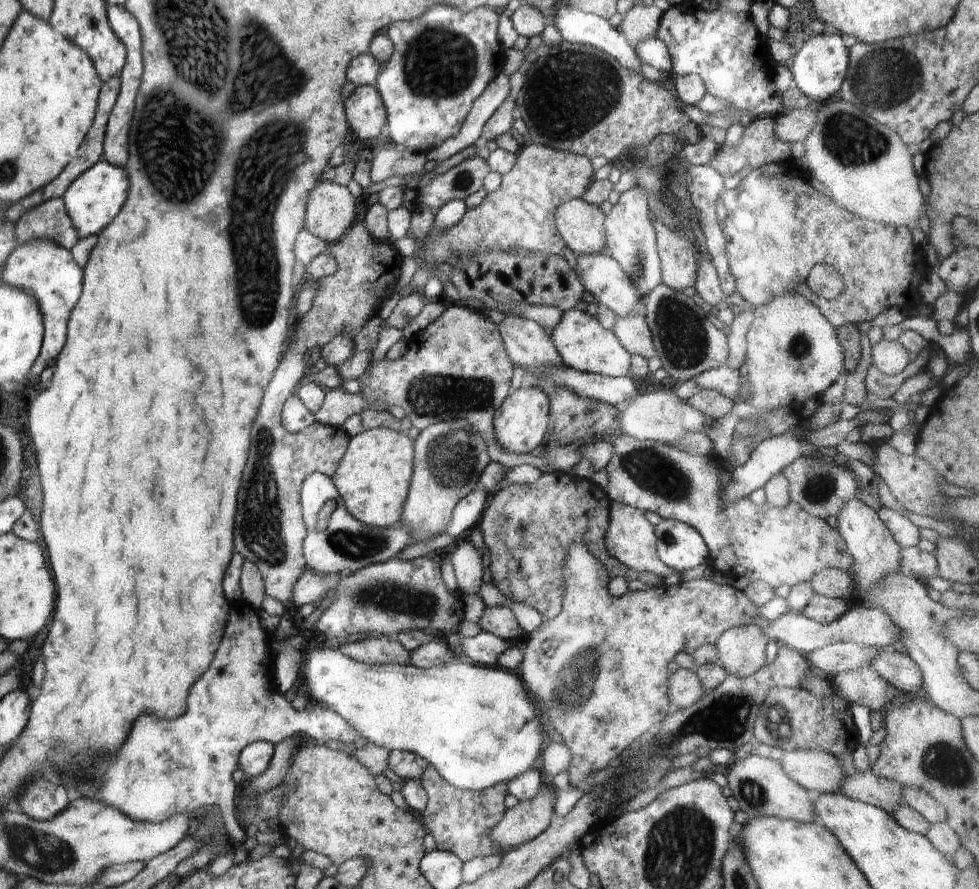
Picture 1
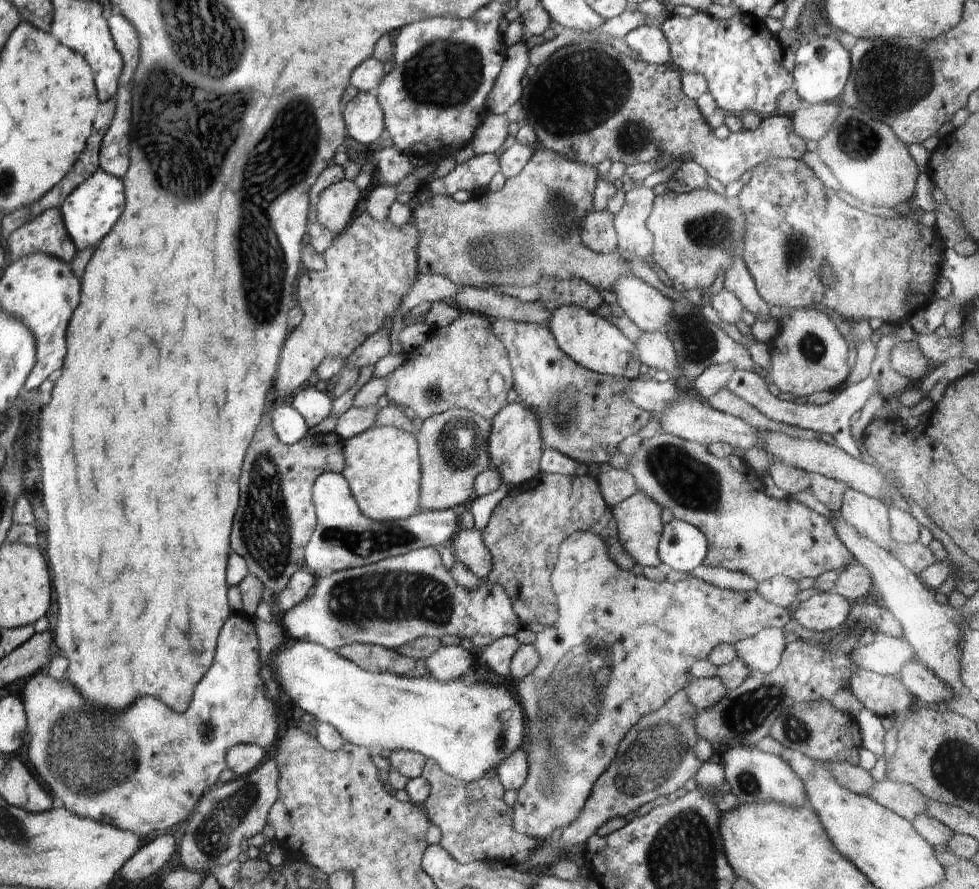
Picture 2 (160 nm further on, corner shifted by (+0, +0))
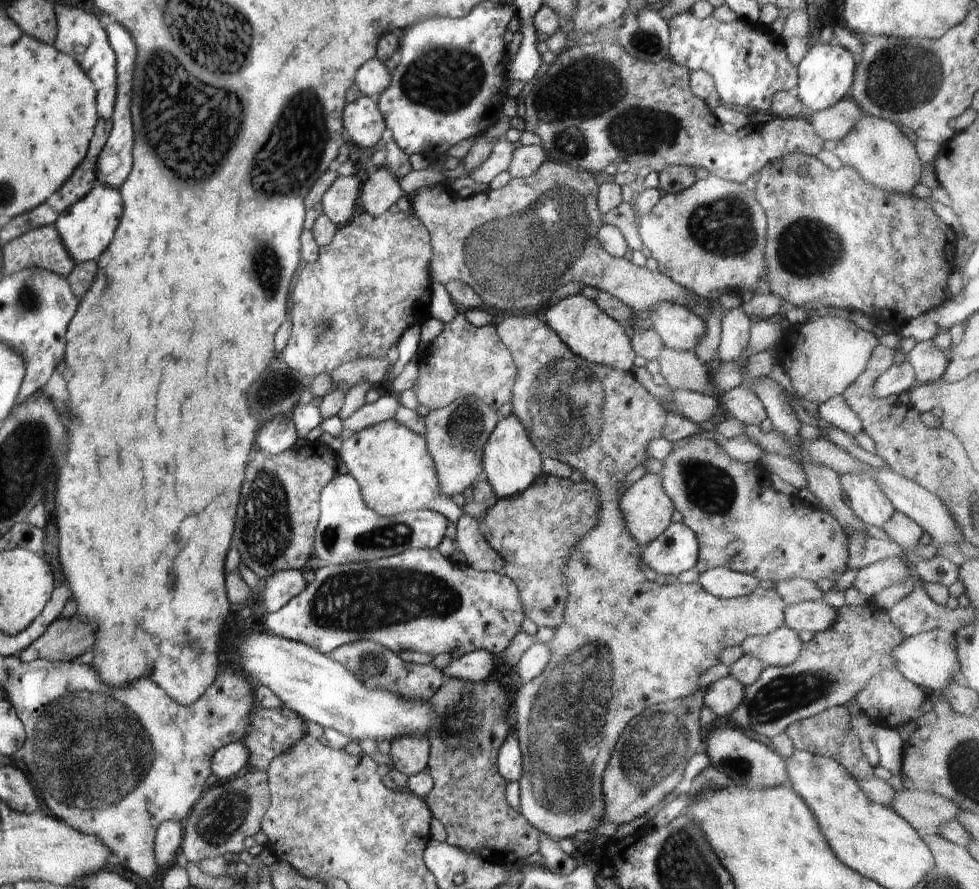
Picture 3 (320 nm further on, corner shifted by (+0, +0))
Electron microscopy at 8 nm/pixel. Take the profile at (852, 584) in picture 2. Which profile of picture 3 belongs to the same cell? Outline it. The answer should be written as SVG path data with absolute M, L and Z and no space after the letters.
M900 558L878 560L858 570L852 587L866 595L874 595L892 584L904 584L912 578L911 568Z

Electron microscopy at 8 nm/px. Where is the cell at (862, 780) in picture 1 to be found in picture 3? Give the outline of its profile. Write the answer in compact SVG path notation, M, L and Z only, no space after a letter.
M895 791L890 807L914 830L925 833L944 826L960 814L960 809L934 792Z

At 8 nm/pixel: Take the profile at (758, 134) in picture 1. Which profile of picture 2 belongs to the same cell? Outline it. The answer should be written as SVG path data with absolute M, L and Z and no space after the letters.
M573 41L551 54L551 57L537 66L529 85L522 89L520 104L526 112L525 118L537 136L537 145L565 156L568 160L588 163L595 167L603 160L633 165L654 164L654 171L670 167L686 158L696 160L712 176L728 186L740 180L746 170L764 162L770 157L783 159L800 158L806 152L806 141L795 133L792 118L774 114L763 117L755 130L742 129L727 139L714 136L697 101L688 98L681 89L682 72L671 64L653 65L643 60L632 59L612 47L610 41Z

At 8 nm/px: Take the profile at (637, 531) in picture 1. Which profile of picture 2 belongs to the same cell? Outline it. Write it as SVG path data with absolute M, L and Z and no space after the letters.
M636 491L630 498L623 500L614 508L612 514L617 522L619 541L635 560L635 563L642 566L658 566L660 564L657 553L658 543L663 531L662 514L663 506L658 504L652 497L648 497L642 491Z

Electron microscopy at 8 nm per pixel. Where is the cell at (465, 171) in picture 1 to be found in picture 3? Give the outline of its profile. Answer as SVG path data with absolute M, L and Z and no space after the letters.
M501 138L495 143L492 154L486 158L485 162L478 164L474 172L466 172L478 184L490 185L494 178L497 178L502 172L508 171L515 147L505 138Z

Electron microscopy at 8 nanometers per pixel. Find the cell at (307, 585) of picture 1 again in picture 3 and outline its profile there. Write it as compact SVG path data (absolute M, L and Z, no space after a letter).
M290 569L276 572L261 587L261 607L267 613L280 610L298 596L306 588L306 584L301 570Z

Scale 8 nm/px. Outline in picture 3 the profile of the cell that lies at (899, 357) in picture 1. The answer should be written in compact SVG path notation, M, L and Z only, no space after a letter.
M933 340L916 341L906 359L914 368L917 384L941 379L949 362L947 352L939 350Z

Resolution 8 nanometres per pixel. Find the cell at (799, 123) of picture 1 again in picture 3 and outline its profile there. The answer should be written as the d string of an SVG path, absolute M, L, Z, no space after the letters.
M851 98L838 100L836 104L820 110L820 112L808 113L810 126L814 134L824 141L842 140L863 116L858 104Z

